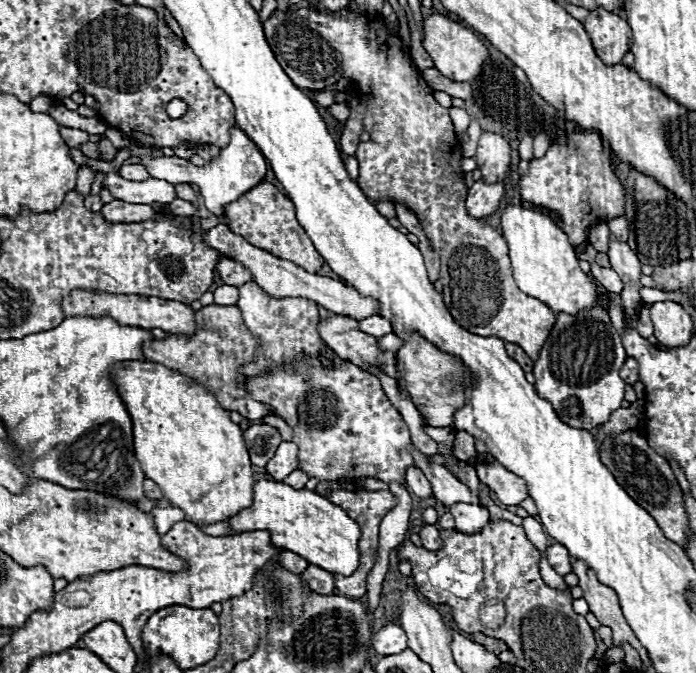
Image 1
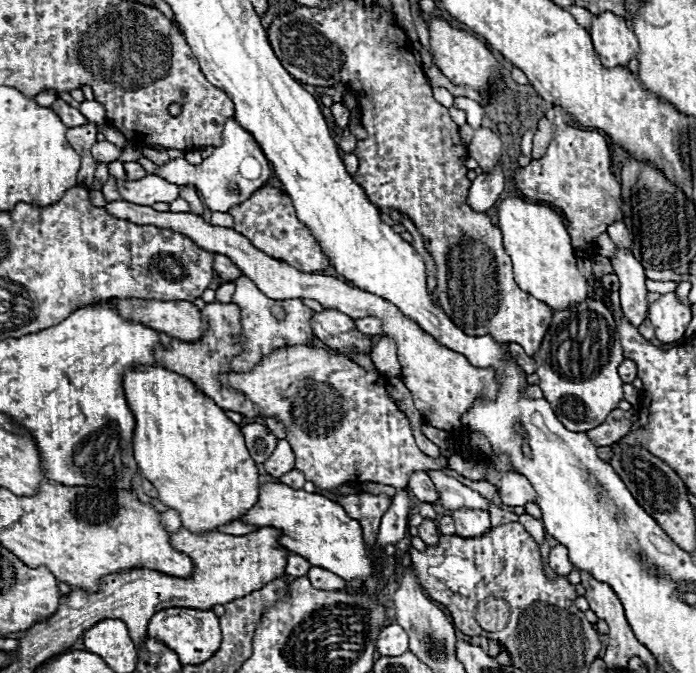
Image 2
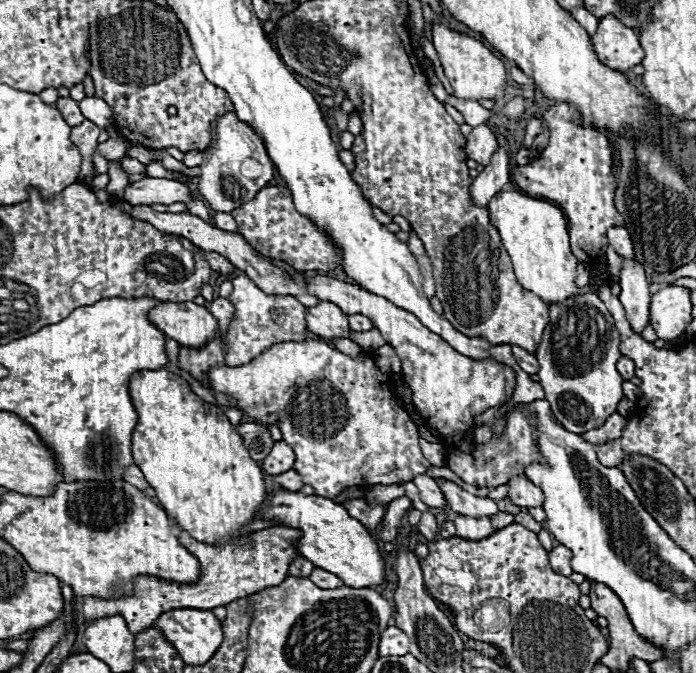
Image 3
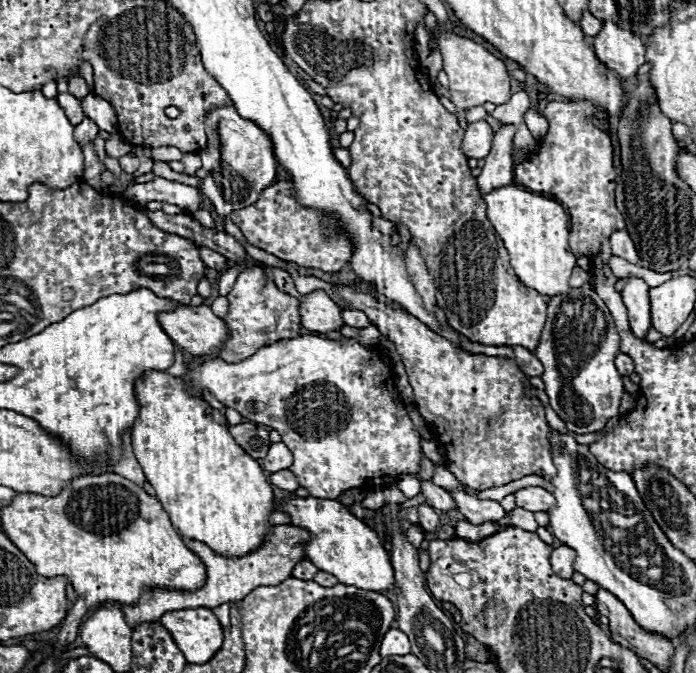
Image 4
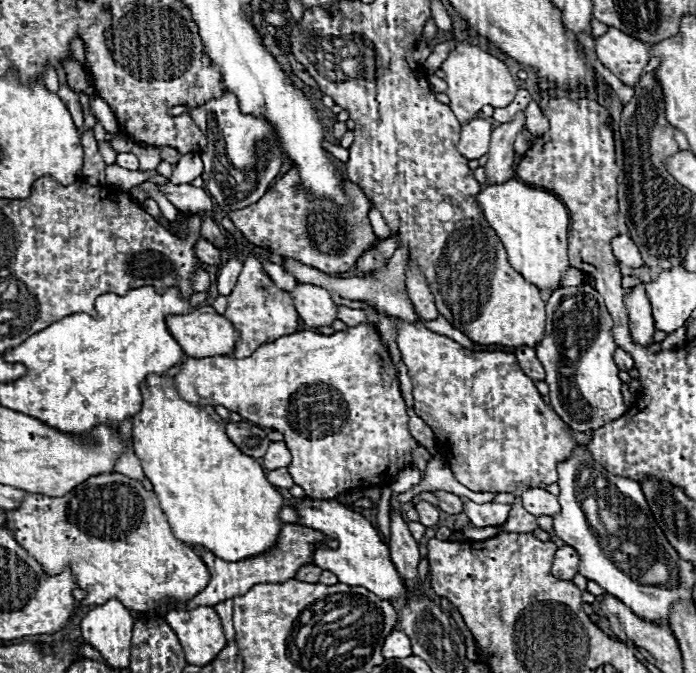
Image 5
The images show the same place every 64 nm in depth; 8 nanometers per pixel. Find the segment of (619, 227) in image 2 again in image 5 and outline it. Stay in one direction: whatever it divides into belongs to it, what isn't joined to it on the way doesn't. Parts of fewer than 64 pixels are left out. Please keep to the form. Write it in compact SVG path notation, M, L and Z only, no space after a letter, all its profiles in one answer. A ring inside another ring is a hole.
M618 234L616 238L612 238L612 250L614 250L614 256L624 266L630 266L630 268L640 268L642 266L640 252L638 252L636 244L630 240L628 234Z

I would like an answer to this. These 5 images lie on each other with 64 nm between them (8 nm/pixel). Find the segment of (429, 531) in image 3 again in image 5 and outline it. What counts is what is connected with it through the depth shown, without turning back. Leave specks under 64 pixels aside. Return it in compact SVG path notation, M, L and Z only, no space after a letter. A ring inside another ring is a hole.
M418 502L414 508L418 510L420 522L422 522L426 528L438 524L438 508L436 508L436 506L432 506L430 502Z

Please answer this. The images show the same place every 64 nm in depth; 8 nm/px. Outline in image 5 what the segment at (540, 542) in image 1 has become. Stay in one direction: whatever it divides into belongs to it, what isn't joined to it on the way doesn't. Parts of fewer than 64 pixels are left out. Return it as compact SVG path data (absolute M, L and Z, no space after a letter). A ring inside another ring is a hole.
M396 316L388 318L396 320L396 342L402 360L408 366L408 376L414 384L414 410L434 430L436 440L446 440L446 452L452 454L448 456L448 466L456 480L474 492L512 492L516 496L514 520L508 520L502 530L534 532L538 524L534 516L530 516L530 512L518 504L518 496L530 486L548 486L558 480L556 464L566 460L572 448L578 446L568 432L570 428L560 420L560 416L554 414L554 410L544 404L534 382L522 372L522 368L518 368L518 362L514 362L514 354L472 352L448 336L428 330L422 322L410 324Z

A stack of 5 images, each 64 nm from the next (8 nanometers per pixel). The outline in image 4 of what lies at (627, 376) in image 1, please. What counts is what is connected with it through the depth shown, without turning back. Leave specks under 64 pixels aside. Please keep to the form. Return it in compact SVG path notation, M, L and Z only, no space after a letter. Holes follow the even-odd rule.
M618 354L618 356L616 356L616 368L618 368L618 372L620 372L622 376L630 376L630 374L634 372L634 362L630 360L630 356Z

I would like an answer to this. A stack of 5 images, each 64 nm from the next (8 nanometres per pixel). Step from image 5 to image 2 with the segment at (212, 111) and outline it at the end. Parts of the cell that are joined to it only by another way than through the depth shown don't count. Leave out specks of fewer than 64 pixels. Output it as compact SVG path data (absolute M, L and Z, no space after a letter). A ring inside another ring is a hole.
M230 118L224 124L224 134L222 136L224 136L222 146L216 146L214 154L208 156L202 164L190 165L185 158L171 159L166 164L160 164L156 168L156 176L162 176L164 180L172 182L172 184L178 184L178 186L189 184L196 186L204 204L212 212L228 212L234 204L240 204L242 200L248 200L262 184L266 184L266 180L272 174L272 168L270 168L262 148L258 148L258 142L236 120ZM248 164L256 164L254 168L260 168L260 172L256 176L248 176L246 174Z

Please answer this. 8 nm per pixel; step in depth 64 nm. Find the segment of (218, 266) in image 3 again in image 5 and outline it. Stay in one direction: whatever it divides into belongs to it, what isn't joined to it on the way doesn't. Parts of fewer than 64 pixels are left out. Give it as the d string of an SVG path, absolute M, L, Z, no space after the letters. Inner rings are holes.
M200 238L194 246L196 250L196 256L204 262L204 264L210 264L210 266L220 266L220 250L214 248L208 240Z

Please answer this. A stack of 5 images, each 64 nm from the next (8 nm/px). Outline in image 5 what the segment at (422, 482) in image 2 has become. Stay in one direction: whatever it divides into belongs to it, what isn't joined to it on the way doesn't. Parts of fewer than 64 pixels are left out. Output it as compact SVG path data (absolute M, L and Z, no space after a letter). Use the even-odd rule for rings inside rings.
M434 490L432 492L436 498L438 498L438 508L448 512L448 514L458 514L462 510L462 502L456 494L450 494L450 492L442 492L442 490Z

